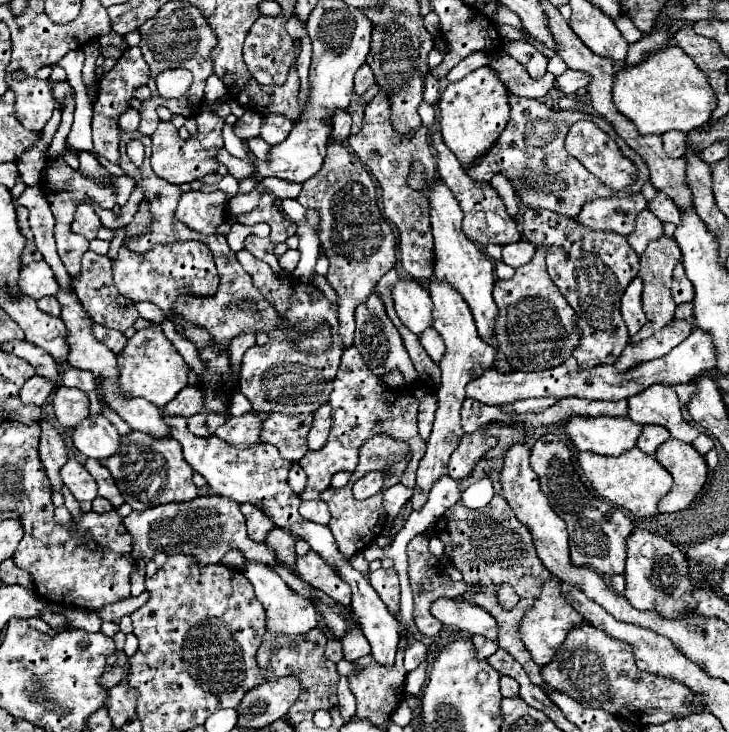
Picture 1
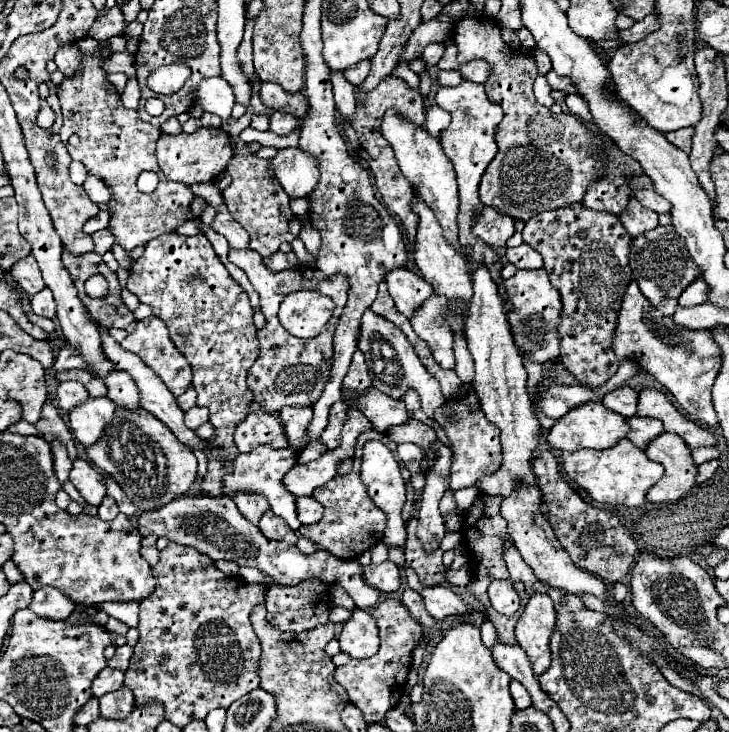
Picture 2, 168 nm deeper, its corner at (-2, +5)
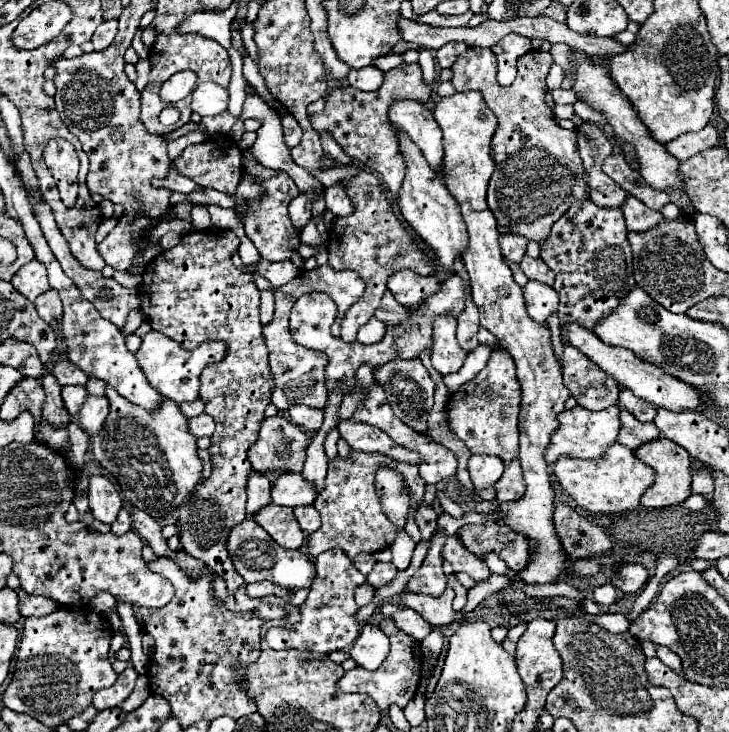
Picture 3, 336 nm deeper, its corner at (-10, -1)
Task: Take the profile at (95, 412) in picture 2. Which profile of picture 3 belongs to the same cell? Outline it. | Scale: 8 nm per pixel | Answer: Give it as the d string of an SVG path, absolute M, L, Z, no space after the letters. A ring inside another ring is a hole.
M89 395L79 411L79 425L85 433L97 435L109 415L109 403L107 397L95 397Z

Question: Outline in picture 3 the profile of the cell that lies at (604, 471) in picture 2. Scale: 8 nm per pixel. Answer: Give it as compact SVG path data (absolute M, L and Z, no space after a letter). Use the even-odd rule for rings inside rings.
M619 443L607 449L607 455L601 459L579 461L563 457L555 463L553 473L561 487L577 501L577 505L593 513L631 511L641 505L641 495L655 483L655 471L643 461L635 459L635 453Z

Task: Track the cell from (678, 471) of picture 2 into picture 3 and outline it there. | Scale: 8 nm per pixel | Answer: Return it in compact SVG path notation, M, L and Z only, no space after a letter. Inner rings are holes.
M655 439L651 443L647 443L645 447L635 449L635 455L649 467L655 469L657 477L655 483L643 493L641 505L651 507L651 509L659 509L659 507L671 507L671 505L679 505L683 503L689 495L691 495L691 457L687 455L687 451L683 451L683 447L679 447L677 443L673 443L671 439Z

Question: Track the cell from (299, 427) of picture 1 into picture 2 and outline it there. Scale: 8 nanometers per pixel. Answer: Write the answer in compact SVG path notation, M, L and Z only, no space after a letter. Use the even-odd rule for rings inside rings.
M283 407L279 411L279 419L285 427L287 441L293 449L297 449L299 443L303 443L311 417L313 417L311 407Z

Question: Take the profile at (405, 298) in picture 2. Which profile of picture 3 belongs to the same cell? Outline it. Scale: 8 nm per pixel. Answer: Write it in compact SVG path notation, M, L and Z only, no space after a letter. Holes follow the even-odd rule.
M409 269L393 273L387 287L391 289L393 297L407 309L419 309L429 295L435 295L441 289L439 281L433 275L423 277Z

